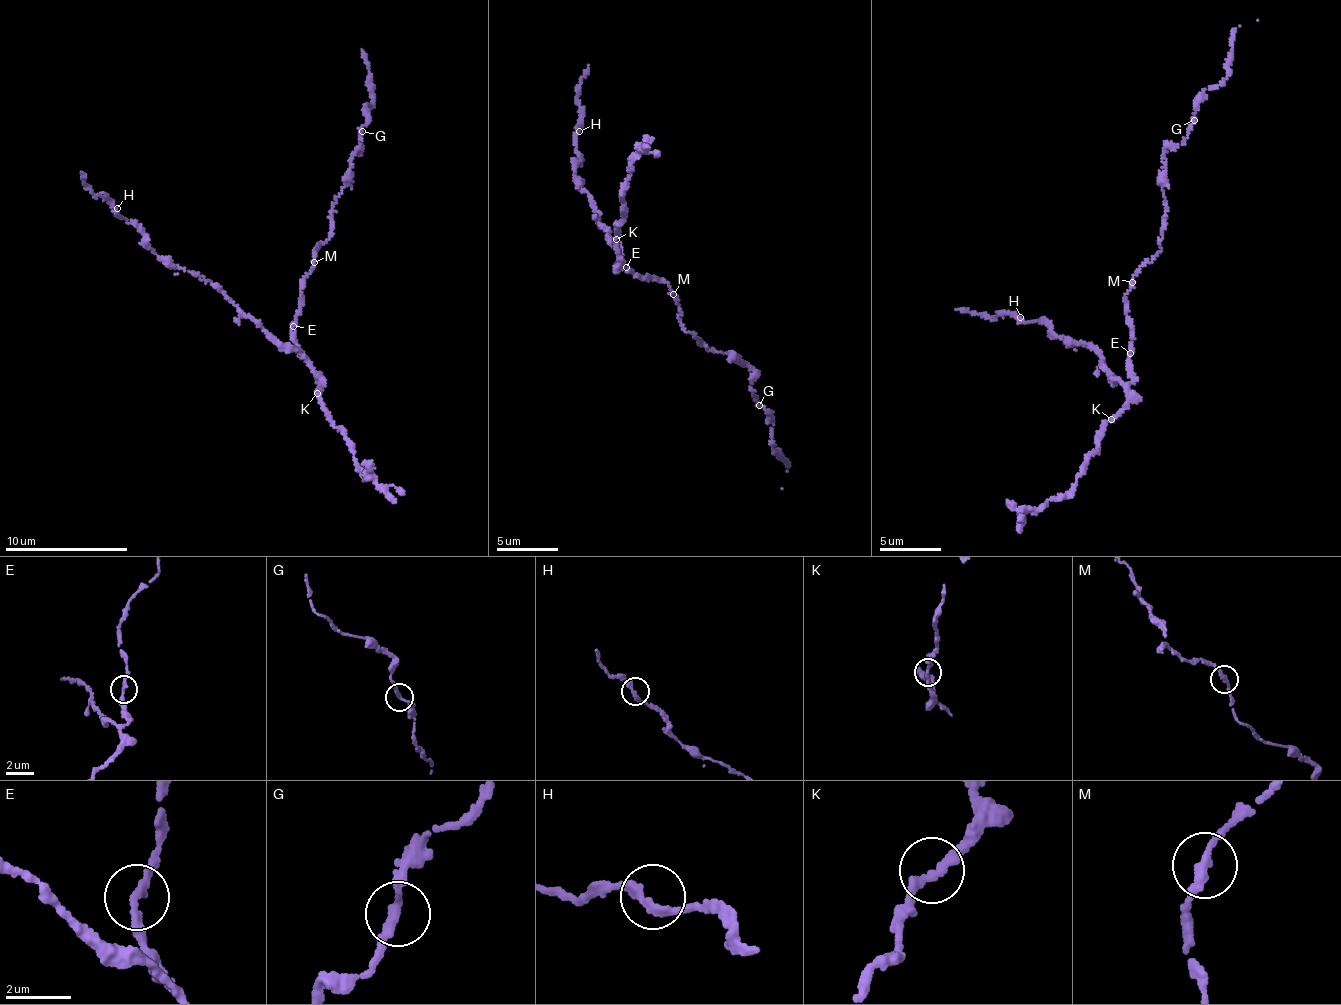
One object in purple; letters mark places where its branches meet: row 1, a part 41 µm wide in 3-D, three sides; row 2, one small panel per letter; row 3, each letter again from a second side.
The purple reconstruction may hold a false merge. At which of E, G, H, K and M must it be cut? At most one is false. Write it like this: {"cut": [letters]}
{"cut": []}

